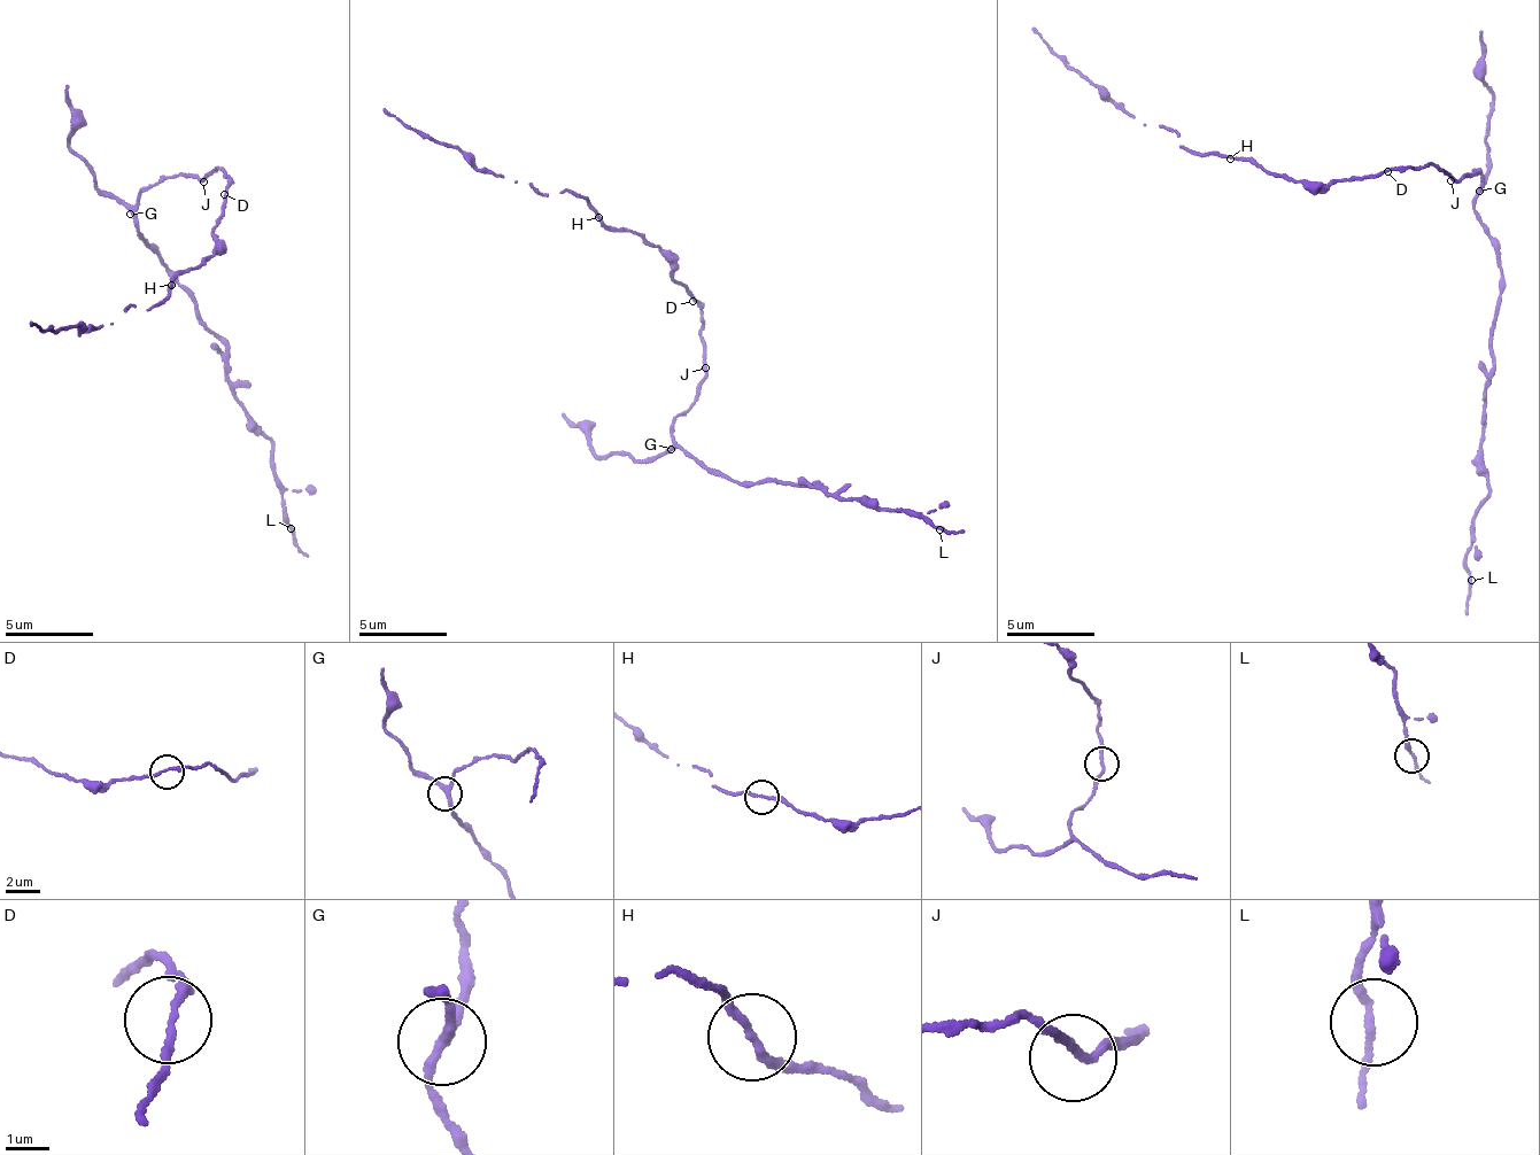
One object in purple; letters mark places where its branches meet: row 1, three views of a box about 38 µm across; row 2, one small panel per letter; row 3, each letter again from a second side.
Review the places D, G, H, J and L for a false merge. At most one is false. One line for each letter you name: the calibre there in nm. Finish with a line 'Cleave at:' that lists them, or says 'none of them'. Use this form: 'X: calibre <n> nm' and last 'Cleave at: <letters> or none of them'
Cleave at: none of them

